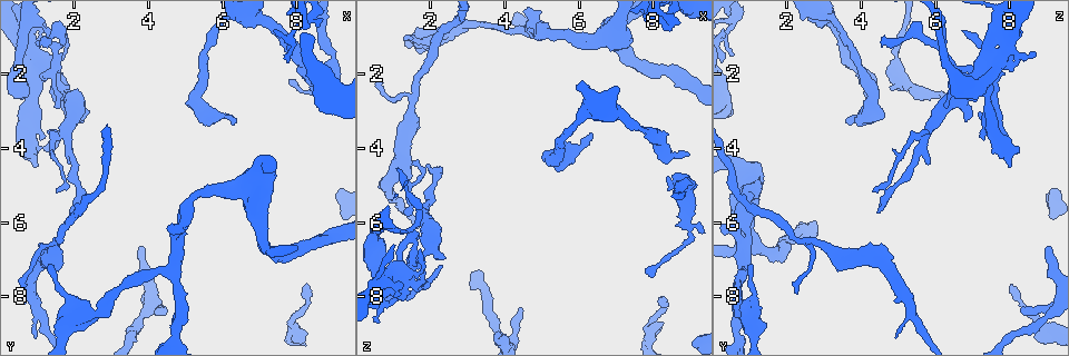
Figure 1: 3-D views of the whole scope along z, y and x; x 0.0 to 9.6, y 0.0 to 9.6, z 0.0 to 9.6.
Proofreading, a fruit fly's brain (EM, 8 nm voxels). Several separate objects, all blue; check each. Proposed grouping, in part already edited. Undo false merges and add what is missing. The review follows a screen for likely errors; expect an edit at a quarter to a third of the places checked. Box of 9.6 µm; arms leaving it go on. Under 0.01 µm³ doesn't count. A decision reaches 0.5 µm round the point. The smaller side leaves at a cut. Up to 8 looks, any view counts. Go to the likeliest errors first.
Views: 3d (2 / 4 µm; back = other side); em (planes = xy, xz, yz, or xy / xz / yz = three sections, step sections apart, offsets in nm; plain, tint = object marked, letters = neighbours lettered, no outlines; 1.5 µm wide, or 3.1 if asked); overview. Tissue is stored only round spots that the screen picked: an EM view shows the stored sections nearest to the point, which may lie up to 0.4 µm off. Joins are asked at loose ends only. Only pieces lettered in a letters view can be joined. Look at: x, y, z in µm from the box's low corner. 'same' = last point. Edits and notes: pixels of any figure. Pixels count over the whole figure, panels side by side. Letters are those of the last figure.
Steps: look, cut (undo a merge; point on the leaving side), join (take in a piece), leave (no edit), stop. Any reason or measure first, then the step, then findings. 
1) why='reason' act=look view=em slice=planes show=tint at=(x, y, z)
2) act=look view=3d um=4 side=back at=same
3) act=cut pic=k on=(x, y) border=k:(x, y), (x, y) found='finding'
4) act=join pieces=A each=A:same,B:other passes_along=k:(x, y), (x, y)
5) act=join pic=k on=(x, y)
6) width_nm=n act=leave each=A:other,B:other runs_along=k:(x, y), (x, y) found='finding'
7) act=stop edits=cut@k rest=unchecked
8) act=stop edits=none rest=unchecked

why='branch stops here' act=look view=em slice=xy step=4 show=letters at=(0.95, 4.45, 8.00)

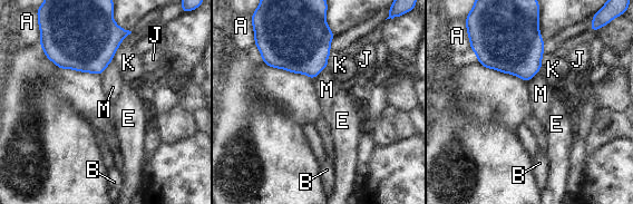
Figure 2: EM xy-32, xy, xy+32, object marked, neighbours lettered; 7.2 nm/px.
why='another direction' act=look view=em slice=planes show=letters at=same

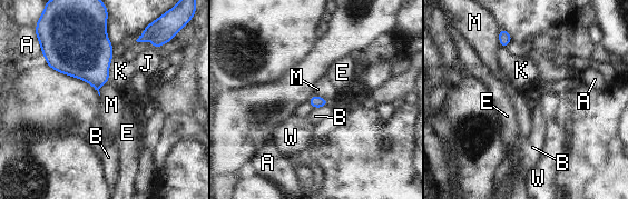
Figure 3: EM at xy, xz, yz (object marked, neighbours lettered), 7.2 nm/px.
act=leave each=A:other,B:other,E:other,J:other,K:other,M:other,W:other found='none of them fits'

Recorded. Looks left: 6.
act=look view=em slice=planes show=letters at=(7.80, 2.10, 7.30)

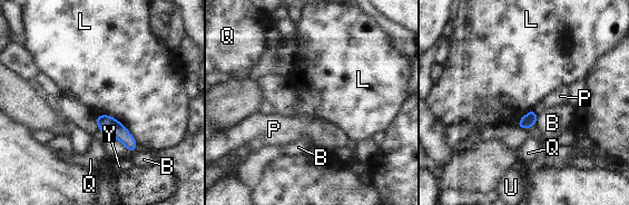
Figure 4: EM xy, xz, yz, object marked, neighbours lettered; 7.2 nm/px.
act=leave each=B:other,L:other,P:other,Q:other,U:other,Y:other border=4:(114, 117), (138, 144) found='no lettered piece goes on from it'

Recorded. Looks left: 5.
why='tapers out' act=look view=em slice=xz step=4 show=tint at=(0.65, 7.95, 2.30)

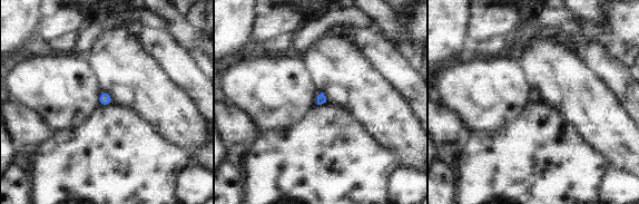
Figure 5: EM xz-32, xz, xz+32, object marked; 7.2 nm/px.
act=look view=em slice=planes show=letters at=same

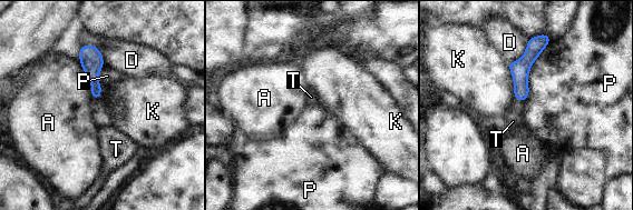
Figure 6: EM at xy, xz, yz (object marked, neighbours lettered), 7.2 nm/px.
act=join pieces=T each=A:other,D:other,K:other,P:other,T:same passes_along=6:(519, 69), (519, 99), (513, 121) found='it goes on there'

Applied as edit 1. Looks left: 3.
act=stop edits=join@6 rest=unchecked

